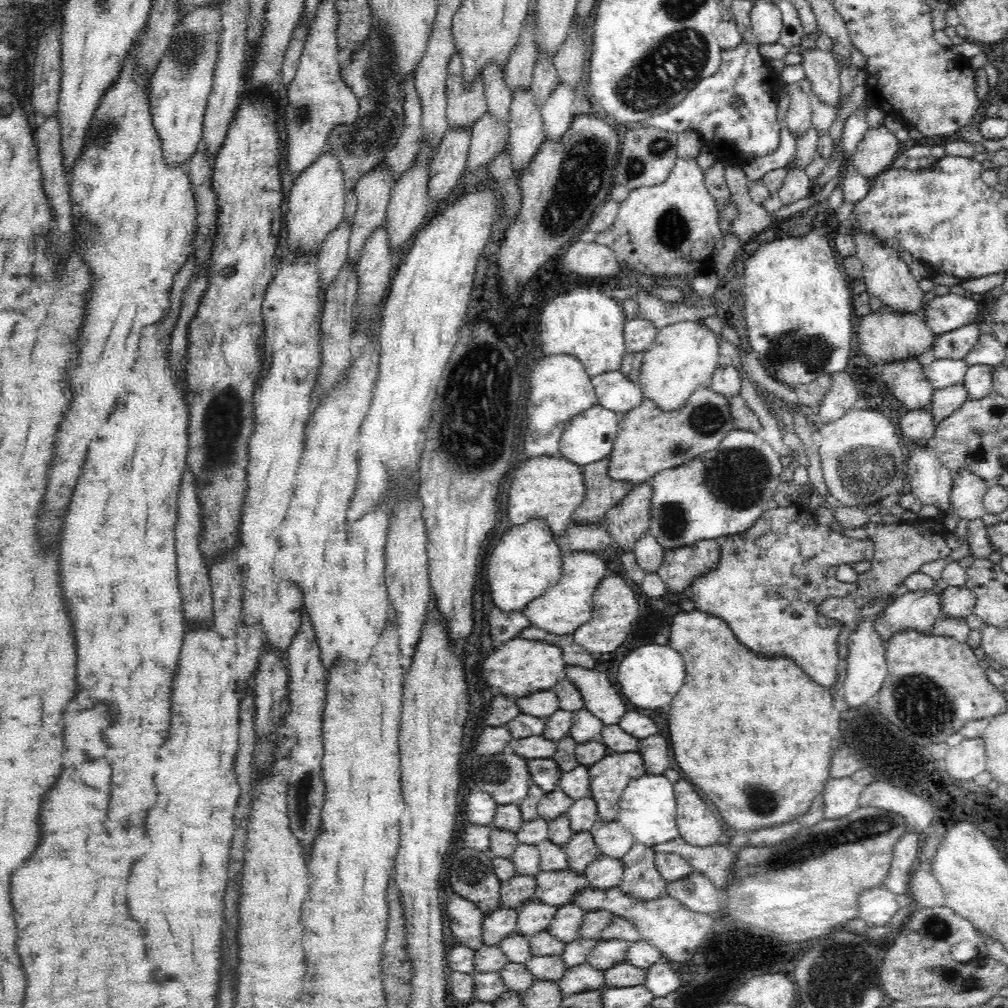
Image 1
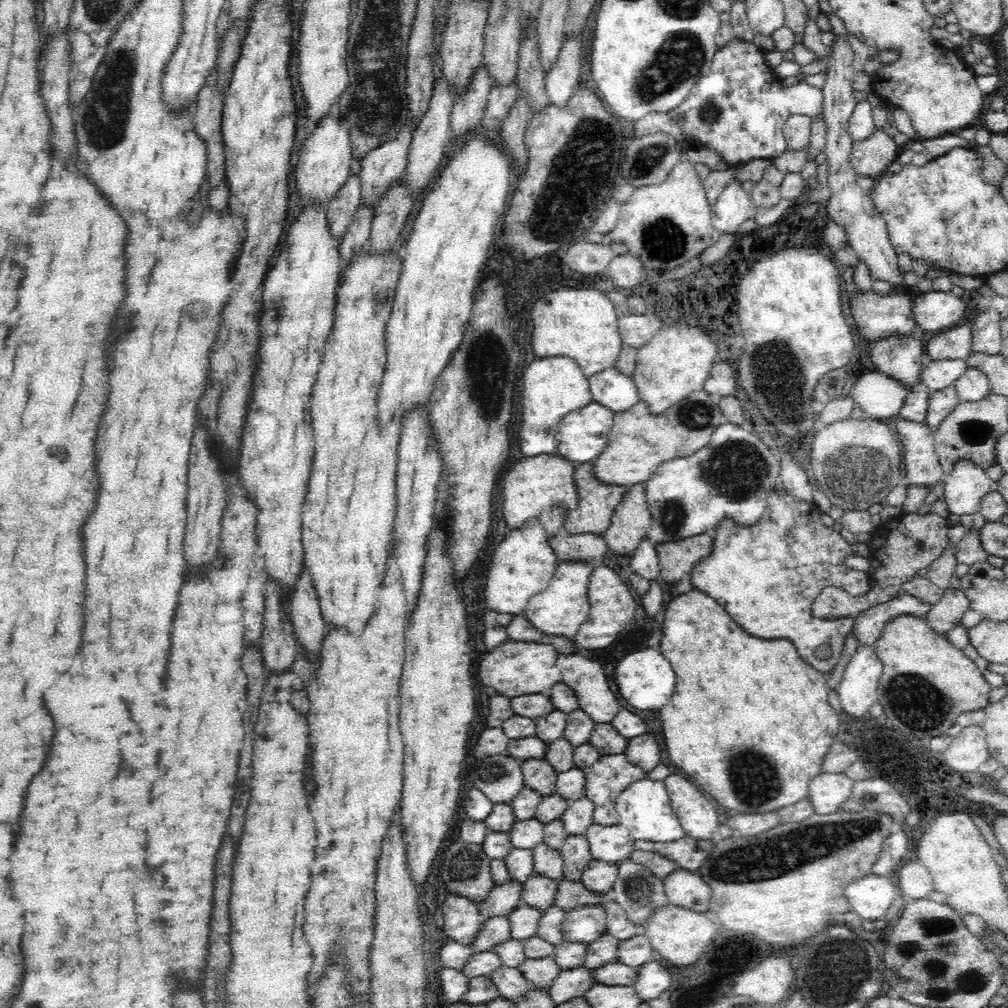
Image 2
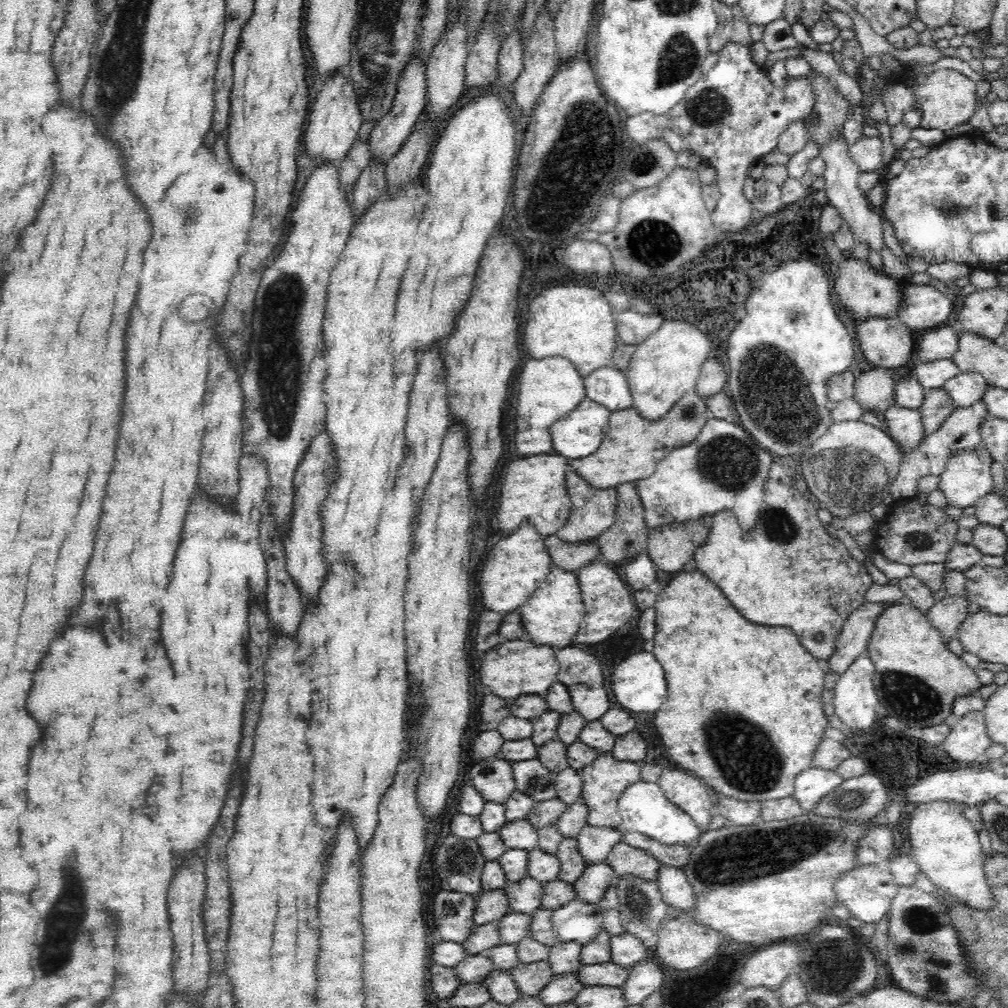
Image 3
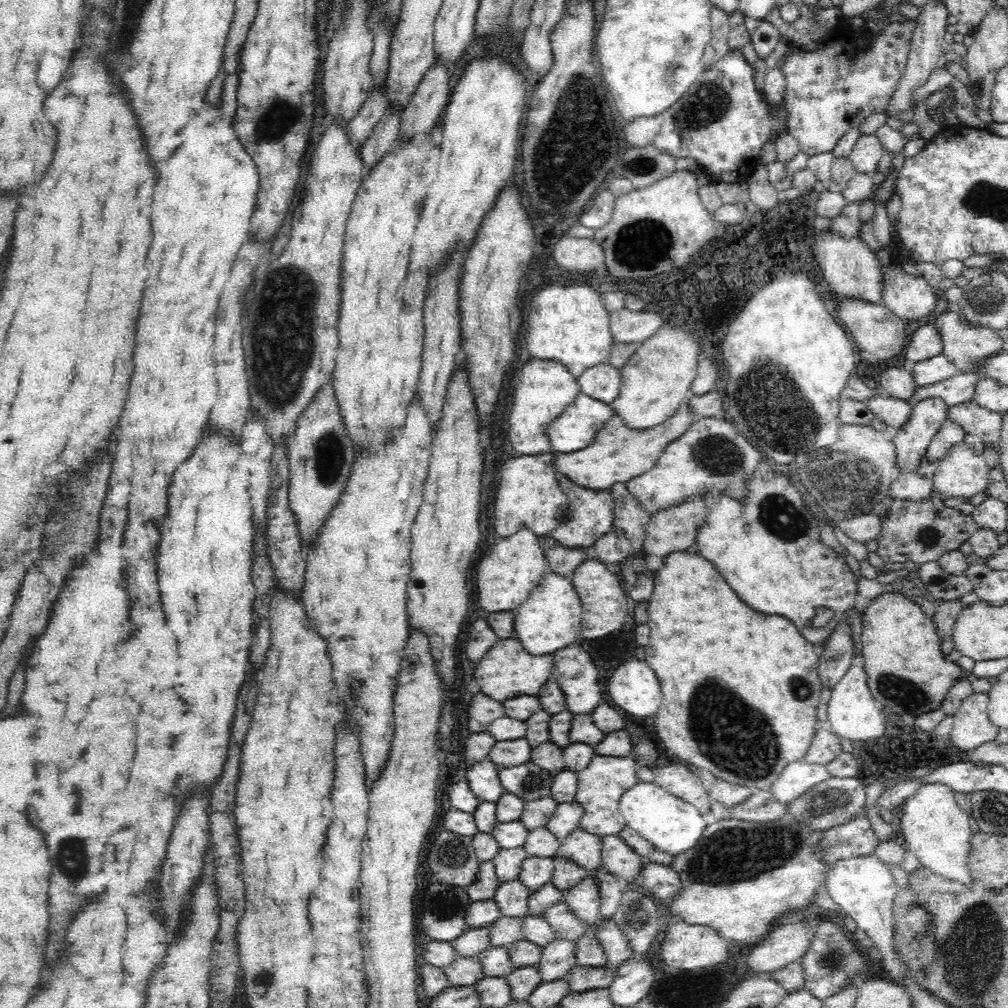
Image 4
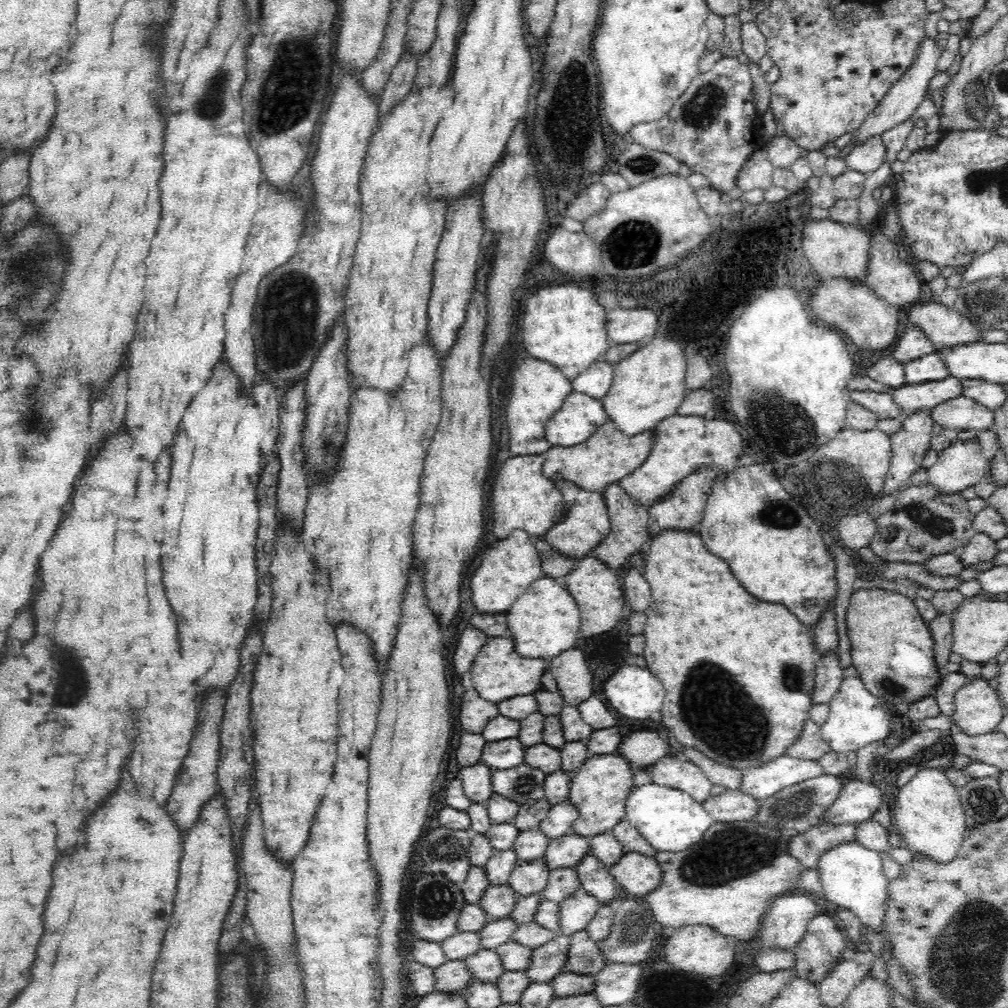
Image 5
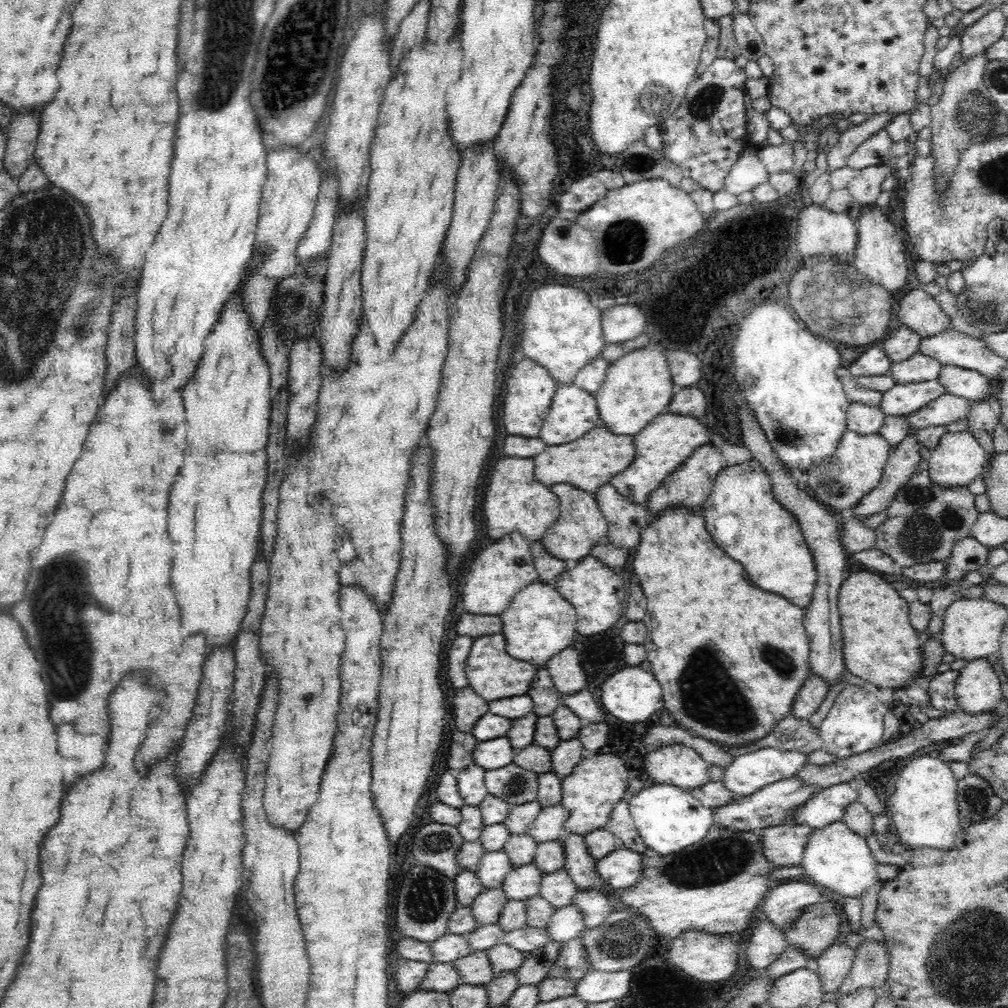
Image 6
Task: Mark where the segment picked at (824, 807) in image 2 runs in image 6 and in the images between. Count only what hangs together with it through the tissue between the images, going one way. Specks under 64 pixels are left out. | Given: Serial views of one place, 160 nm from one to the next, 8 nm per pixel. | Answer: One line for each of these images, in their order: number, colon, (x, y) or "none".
3: (811, 785)
4: (797, 777)
5: (760, 782)
6: (747, 773)

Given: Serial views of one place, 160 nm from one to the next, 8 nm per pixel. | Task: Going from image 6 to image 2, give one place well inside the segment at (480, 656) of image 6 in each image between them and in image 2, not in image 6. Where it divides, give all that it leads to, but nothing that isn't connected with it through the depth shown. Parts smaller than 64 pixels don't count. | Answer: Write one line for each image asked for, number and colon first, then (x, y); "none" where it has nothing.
2: (533, 670)
3: (513, 668)
4: (507, 671)
5: (498, 673)

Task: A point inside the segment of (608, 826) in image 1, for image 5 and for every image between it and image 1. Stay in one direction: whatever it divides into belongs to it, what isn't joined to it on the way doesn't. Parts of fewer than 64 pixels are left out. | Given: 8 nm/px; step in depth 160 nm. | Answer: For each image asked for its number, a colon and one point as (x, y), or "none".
2: (611, 843)
3: (594, 843)
4: (584, 849)
5: (566, 852)

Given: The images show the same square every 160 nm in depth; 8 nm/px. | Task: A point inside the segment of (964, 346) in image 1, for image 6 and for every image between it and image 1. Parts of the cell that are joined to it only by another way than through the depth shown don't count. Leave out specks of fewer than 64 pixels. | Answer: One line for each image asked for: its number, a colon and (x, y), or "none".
2: (954, 343)
3: (941, 342)
4: (926, 343)
5: (913, 344)
6: (903, 342)

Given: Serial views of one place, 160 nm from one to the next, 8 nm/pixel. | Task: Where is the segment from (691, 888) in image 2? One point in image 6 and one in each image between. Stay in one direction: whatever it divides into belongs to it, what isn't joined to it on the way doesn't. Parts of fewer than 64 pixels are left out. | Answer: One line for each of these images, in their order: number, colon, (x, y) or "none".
3: (676, 892)
4: (660, 881)
5: (638, 874)
6: (622, 868)

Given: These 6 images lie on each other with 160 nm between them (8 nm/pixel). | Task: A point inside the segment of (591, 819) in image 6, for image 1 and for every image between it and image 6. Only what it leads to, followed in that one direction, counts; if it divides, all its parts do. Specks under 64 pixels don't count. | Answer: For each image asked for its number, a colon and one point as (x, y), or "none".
1: (608, 777)
2: (605, 779)
3: (604, 780)
4: (600, 785)
5: (599, 787)

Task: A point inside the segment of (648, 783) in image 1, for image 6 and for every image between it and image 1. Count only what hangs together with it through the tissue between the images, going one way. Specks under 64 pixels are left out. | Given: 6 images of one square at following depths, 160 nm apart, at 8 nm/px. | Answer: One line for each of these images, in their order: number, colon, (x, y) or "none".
2: (644, 807)
3: (643, 806)
4: (672, 825)
5: (670, 820)
6: (668, 818)

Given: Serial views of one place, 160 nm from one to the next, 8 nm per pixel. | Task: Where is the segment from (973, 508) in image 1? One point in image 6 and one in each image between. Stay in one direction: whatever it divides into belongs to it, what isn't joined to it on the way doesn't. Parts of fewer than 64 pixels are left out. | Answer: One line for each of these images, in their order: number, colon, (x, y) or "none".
2: (964, 488)
3: (967, 479)
4: (962, 472)
5: (961, 465)
6: (958, 458)

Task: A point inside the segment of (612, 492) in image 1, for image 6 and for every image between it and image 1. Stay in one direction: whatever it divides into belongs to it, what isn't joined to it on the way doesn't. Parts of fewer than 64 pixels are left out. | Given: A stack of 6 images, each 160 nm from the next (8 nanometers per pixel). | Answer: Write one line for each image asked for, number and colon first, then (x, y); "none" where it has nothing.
2: (597, 501)
3: (593, 510)
4: (591, 515)
5: (586, 522)
6: (580, 525)

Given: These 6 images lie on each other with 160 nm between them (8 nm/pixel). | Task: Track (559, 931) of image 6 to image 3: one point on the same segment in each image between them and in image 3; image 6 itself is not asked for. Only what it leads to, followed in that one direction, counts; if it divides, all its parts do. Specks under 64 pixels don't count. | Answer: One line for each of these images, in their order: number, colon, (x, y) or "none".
3: (591, 887)
4: (584, 900)
5: (578, 909)

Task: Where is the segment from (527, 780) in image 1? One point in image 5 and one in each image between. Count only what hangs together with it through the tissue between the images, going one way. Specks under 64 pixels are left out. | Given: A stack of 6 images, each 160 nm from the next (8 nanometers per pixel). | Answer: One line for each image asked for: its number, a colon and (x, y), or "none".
2: (500, 777)
3: (492, 778)
4: (483, 779)
5: (476, 779)

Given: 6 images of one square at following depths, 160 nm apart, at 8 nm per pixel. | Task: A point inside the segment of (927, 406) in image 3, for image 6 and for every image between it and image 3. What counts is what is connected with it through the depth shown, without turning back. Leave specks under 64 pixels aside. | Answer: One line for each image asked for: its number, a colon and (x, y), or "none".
4: (913, 437)
5: (909, 445)
6: (903, 460)

